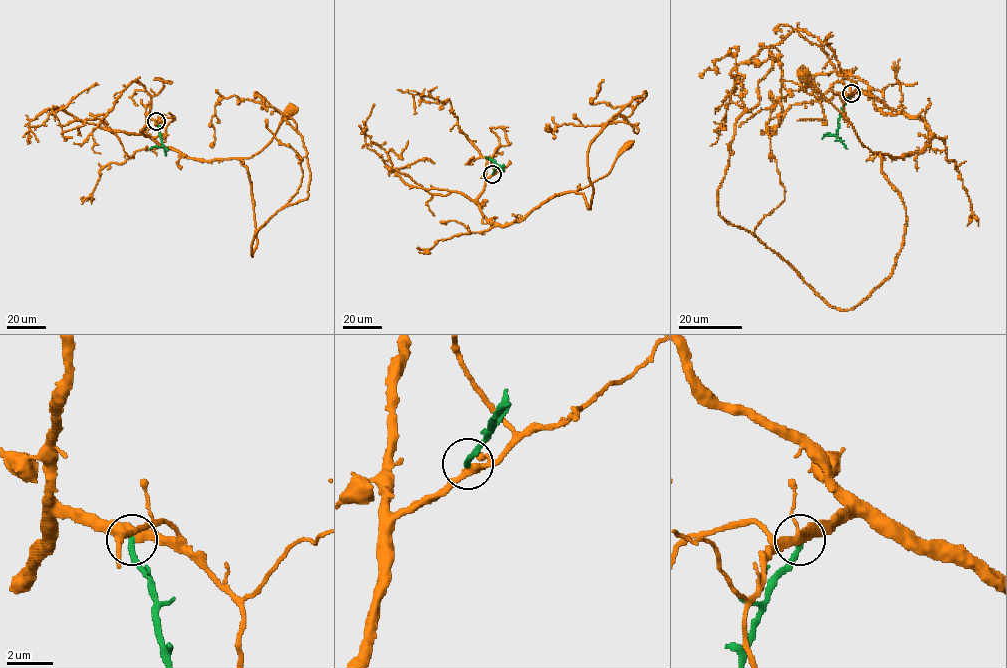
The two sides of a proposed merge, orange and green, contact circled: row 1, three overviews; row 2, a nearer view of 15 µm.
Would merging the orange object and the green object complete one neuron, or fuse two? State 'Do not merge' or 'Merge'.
Merge

